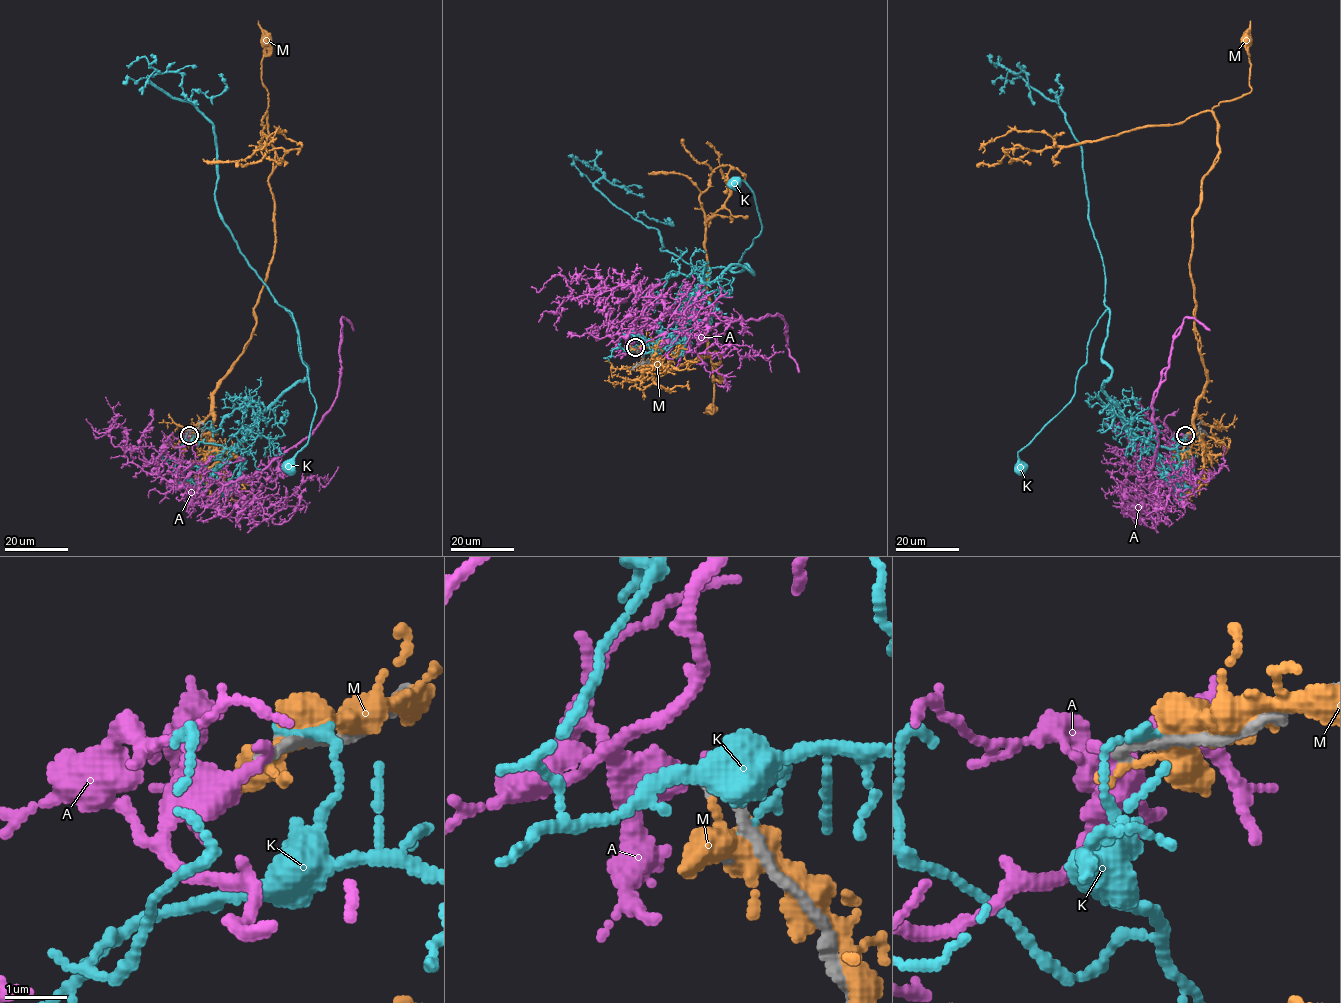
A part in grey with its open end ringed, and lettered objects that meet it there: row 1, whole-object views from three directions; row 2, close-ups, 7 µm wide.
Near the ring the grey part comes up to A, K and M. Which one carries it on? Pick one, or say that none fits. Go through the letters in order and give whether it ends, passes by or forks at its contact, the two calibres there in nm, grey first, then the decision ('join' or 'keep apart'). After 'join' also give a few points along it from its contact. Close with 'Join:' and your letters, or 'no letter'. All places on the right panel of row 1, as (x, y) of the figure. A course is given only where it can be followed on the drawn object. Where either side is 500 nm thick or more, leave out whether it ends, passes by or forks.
A: it ends | 130/280 nm | join | via (1184, 435), (1151, 484), (1157, 445), (1153, 401), (1173, 335), (1185, 317), (1210, 331)
K: it ends | 240/150 nm | keep apart
M: it ends | 130/160 nm | keep apart
Join: A

